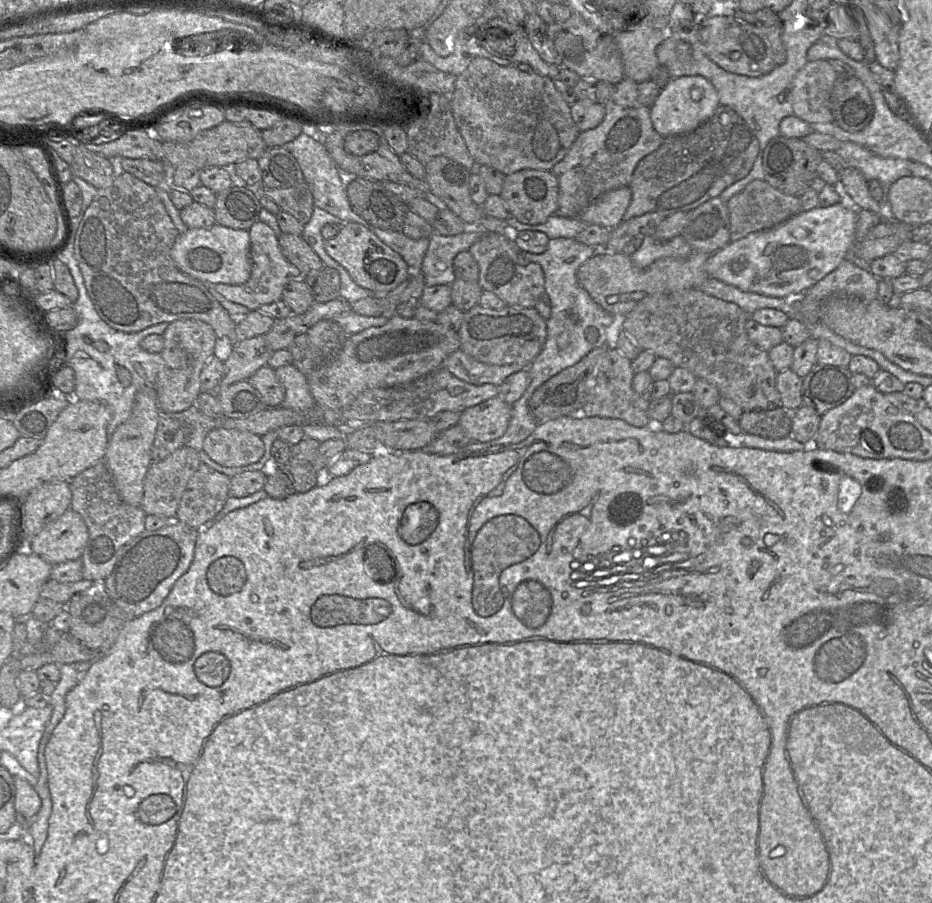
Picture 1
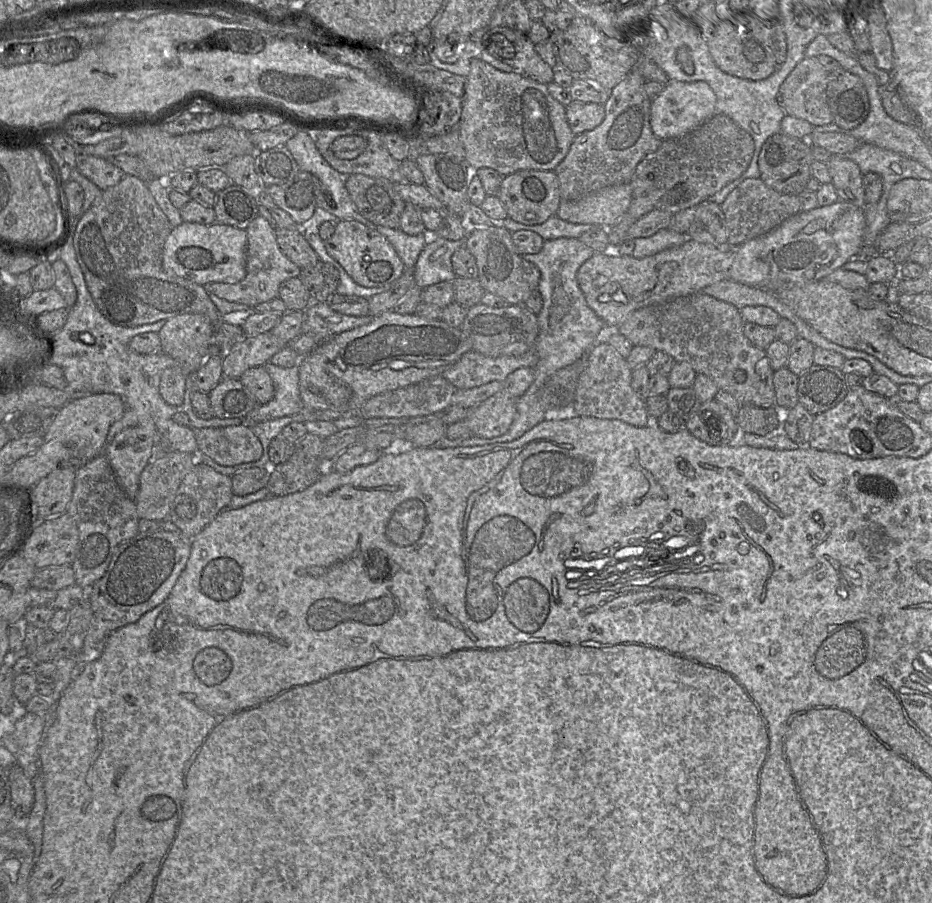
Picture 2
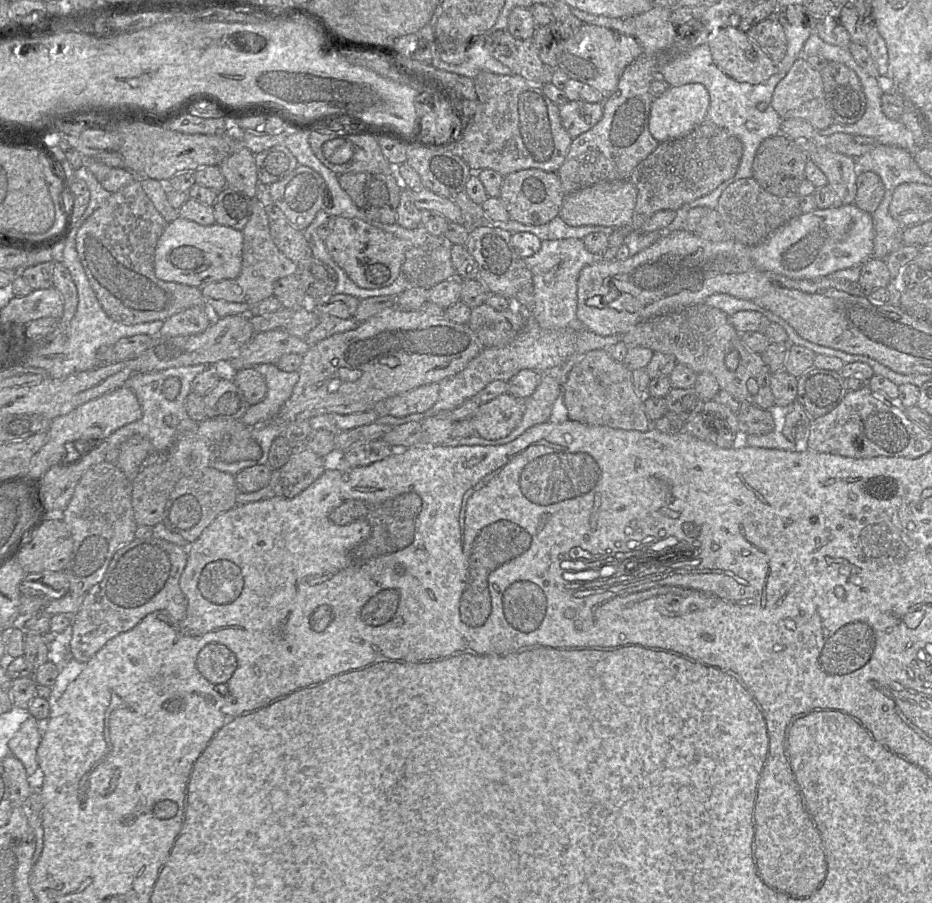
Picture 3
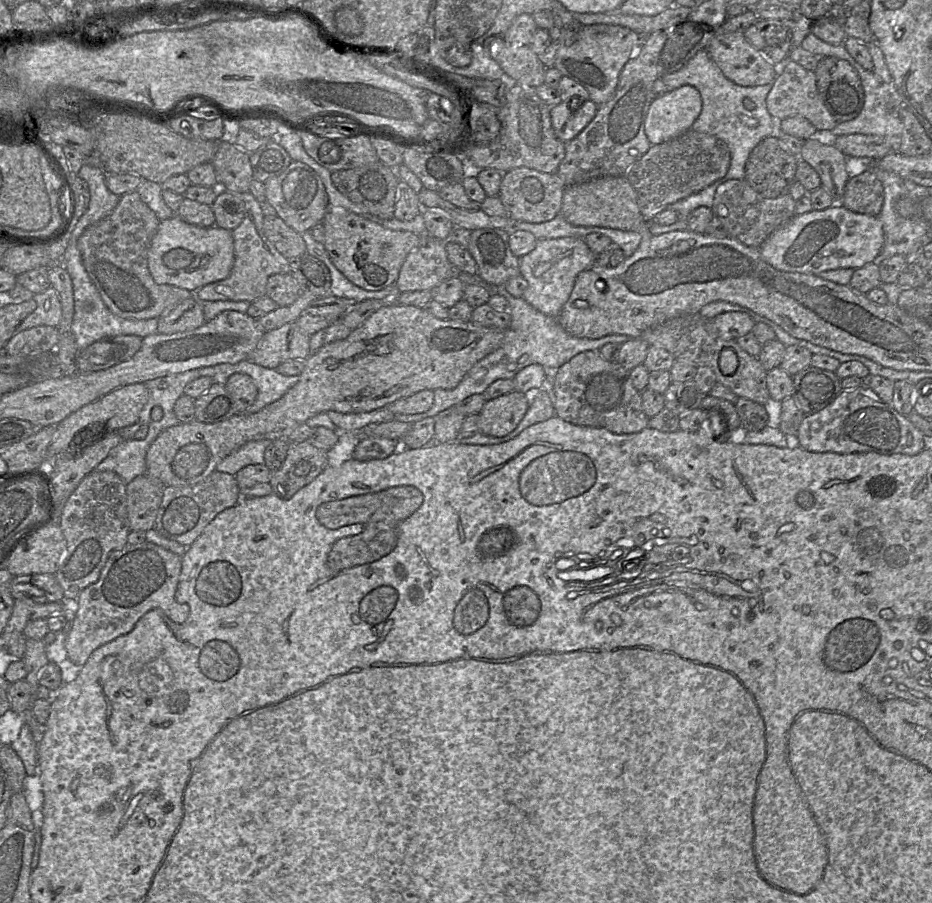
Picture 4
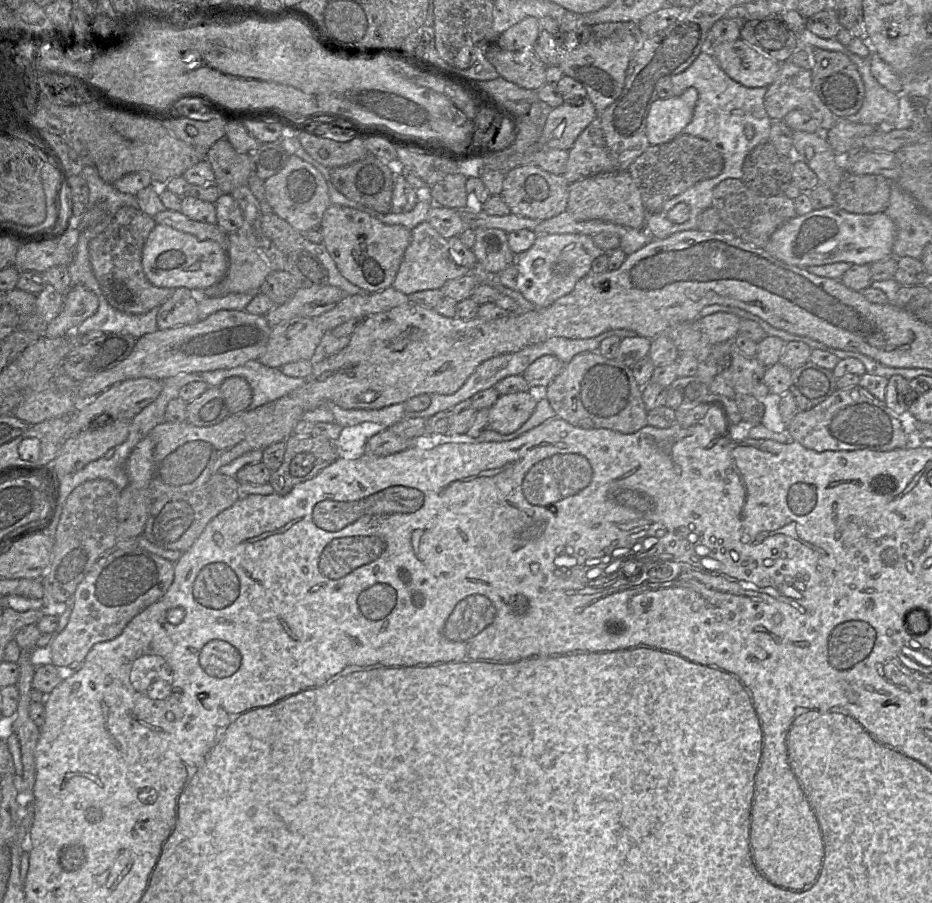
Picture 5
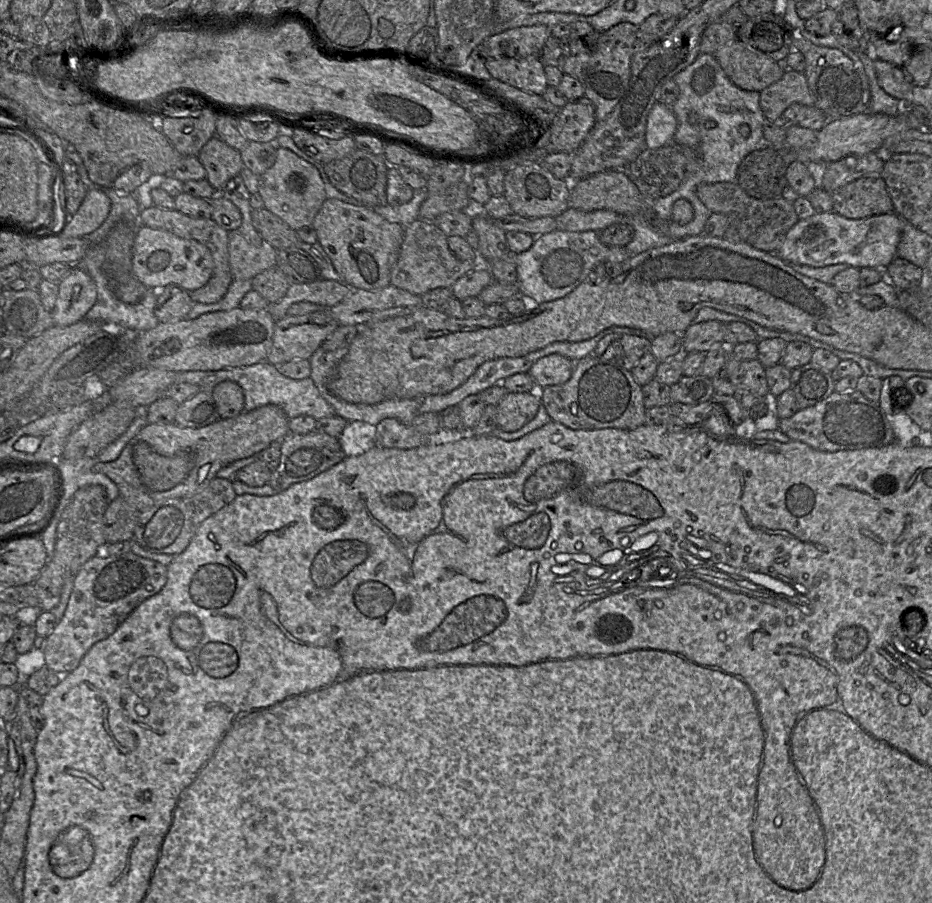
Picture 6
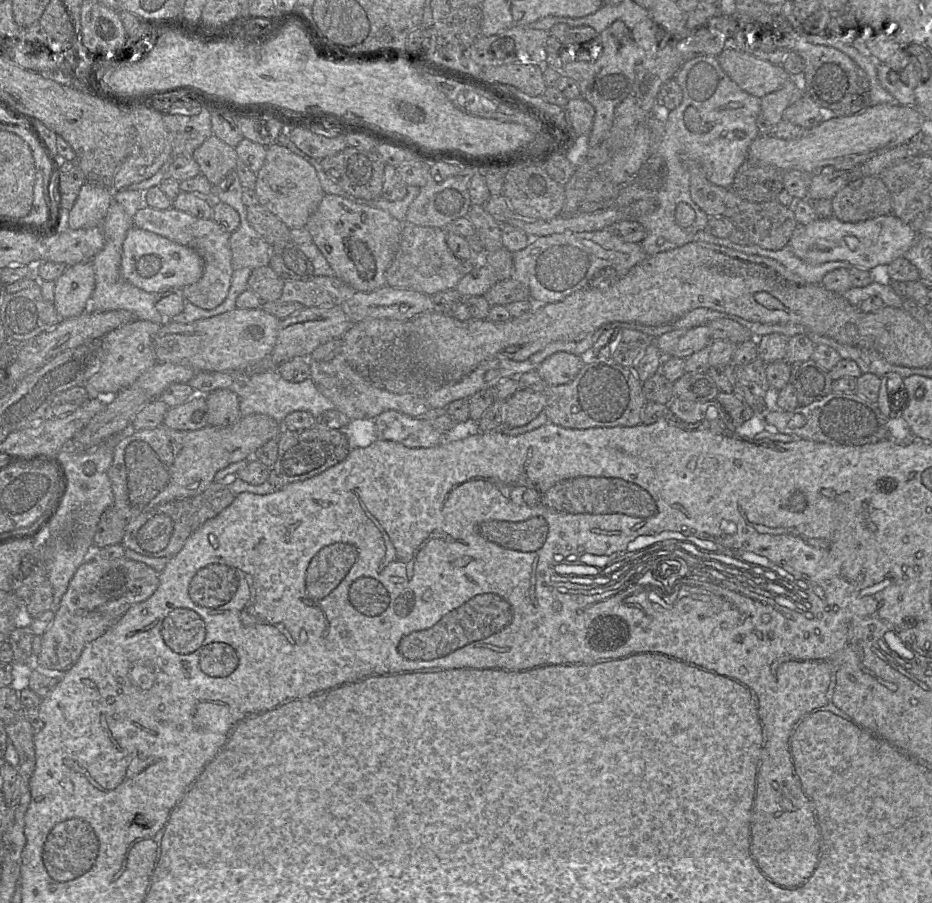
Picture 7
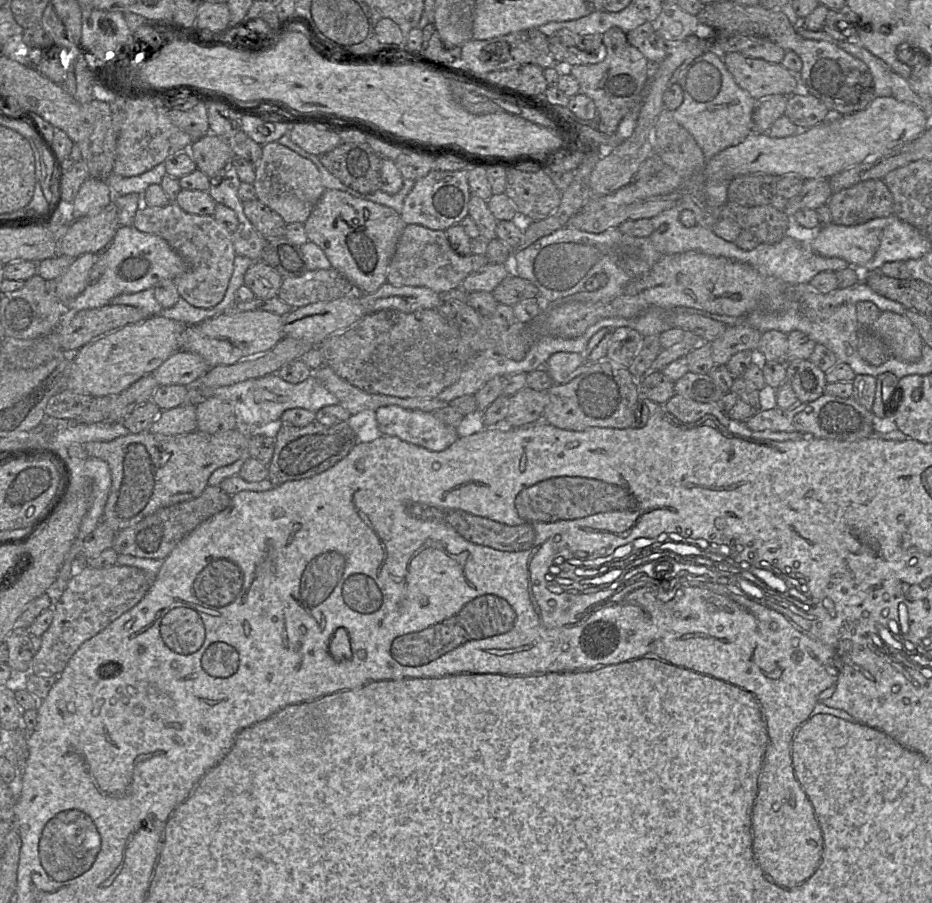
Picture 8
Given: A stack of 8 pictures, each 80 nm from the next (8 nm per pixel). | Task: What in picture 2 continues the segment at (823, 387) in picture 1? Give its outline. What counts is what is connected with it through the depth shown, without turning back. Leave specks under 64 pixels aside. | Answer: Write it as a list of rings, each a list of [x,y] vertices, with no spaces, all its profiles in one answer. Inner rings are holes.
[[[812,364],[798,376],[798,403],[813,416],[832,409],[850,390],[846,376],[840,368]]]

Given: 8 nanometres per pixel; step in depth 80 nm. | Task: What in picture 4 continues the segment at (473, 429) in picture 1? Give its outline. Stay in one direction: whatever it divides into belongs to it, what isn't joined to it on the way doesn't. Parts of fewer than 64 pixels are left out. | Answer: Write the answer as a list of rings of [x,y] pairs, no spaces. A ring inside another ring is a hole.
[[[512,391],[487,401],[479,413],[480,433],[493,437],[504,437],[511,433],[525,416],[530,396]]]

